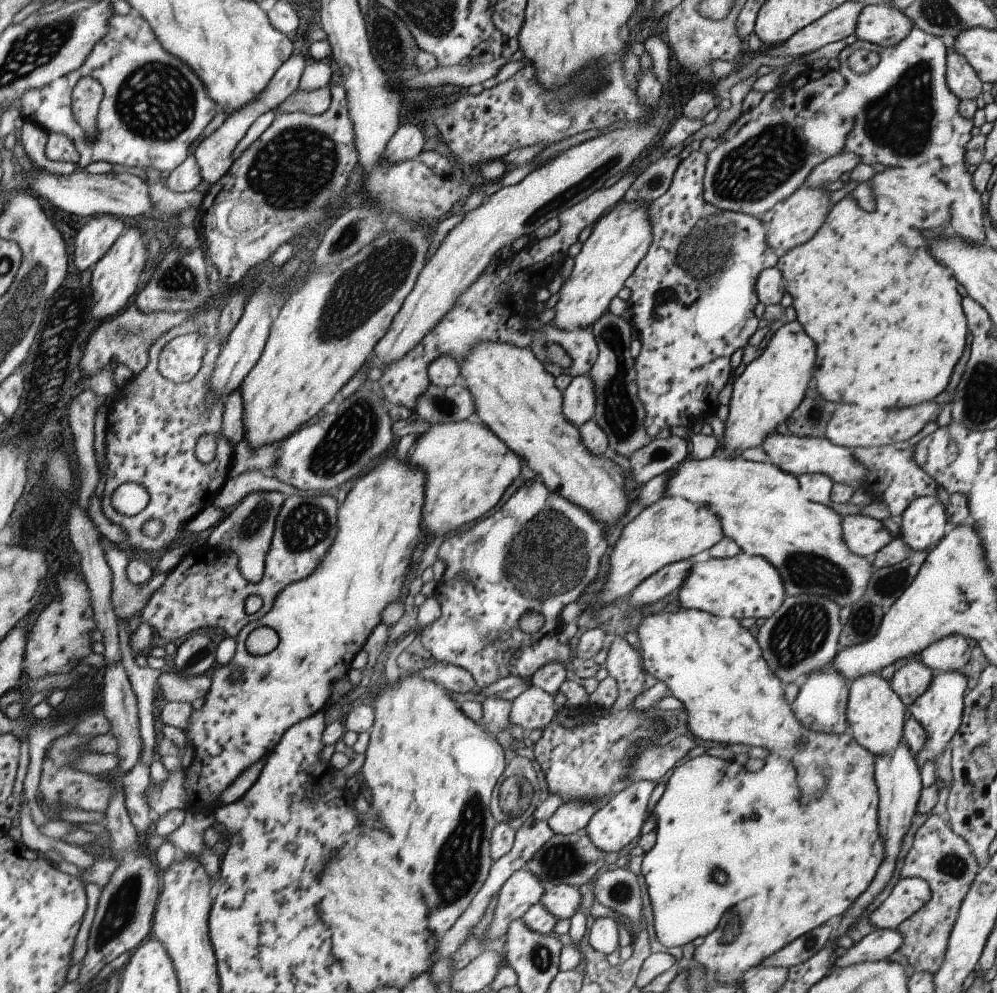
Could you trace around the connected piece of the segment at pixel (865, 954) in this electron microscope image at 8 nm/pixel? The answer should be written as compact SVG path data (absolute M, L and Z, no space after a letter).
M875 929L857 943L853 943L845 954L834 960L835 967L846 967L865 961L886 959L902 943L902 934L897 929Z

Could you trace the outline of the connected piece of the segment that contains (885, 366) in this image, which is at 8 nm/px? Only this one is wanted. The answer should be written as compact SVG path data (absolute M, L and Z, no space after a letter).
M848 193L841 200L831 206L823 224L818 231L803 244L789 249L782 257L778 257L776 267L786 282L786 291L792 298L791 306L796 312L796 320L803 326L805 334L815 340L817 346L817 358L815 358L815 372L813 380L817 384L817 392L831 402L845 402L845 404L859 404L859 406L877 406L877 408L901 408L923 401L932 401L939 394L947 382L954 364L959 360L963 348L965 348L965 336L967 336L966 318L963 314L960 302L962 297L957 293L952 272L941 263L938 263L928 249L925 239L919 228L909 228L903 222L899 222L895 212L887 214L887 208L883 203L877 202L873 196L876 208L872 212L863 211L857 201Z

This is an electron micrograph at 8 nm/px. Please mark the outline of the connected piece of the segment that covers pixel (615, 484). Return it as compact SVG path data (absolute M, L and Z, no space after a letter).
M483 341L477 343L466 356L466 359L459 365L459 372L461 376L460 383L464 384L465 388L470 392L475 405L475 418L479 418L483 425L485 425L494 435L503 441L503 444L507 445L517 456L520 456L525 460L525 464L535 472L536 478L538 478L551 492L559 493L559 496L571 501L574 505L579 505L591 519L595 519L597 523L605 528L613 527L619 519L627 512L627 507L630 506L630 500L627 499L627 494L623 487L626 487L630 481L628 474L623 472L621 468L608 456L595 456L589 452L589 449L580 440L580 434L578 428L571 424L571 421L566 419L566 416L562 413L562 391L560 391L554 385L554 377L549 373L546 373L543 369L543 362L541 362L530 350L530 347L514 347L507 343L494 343L491 341Z

